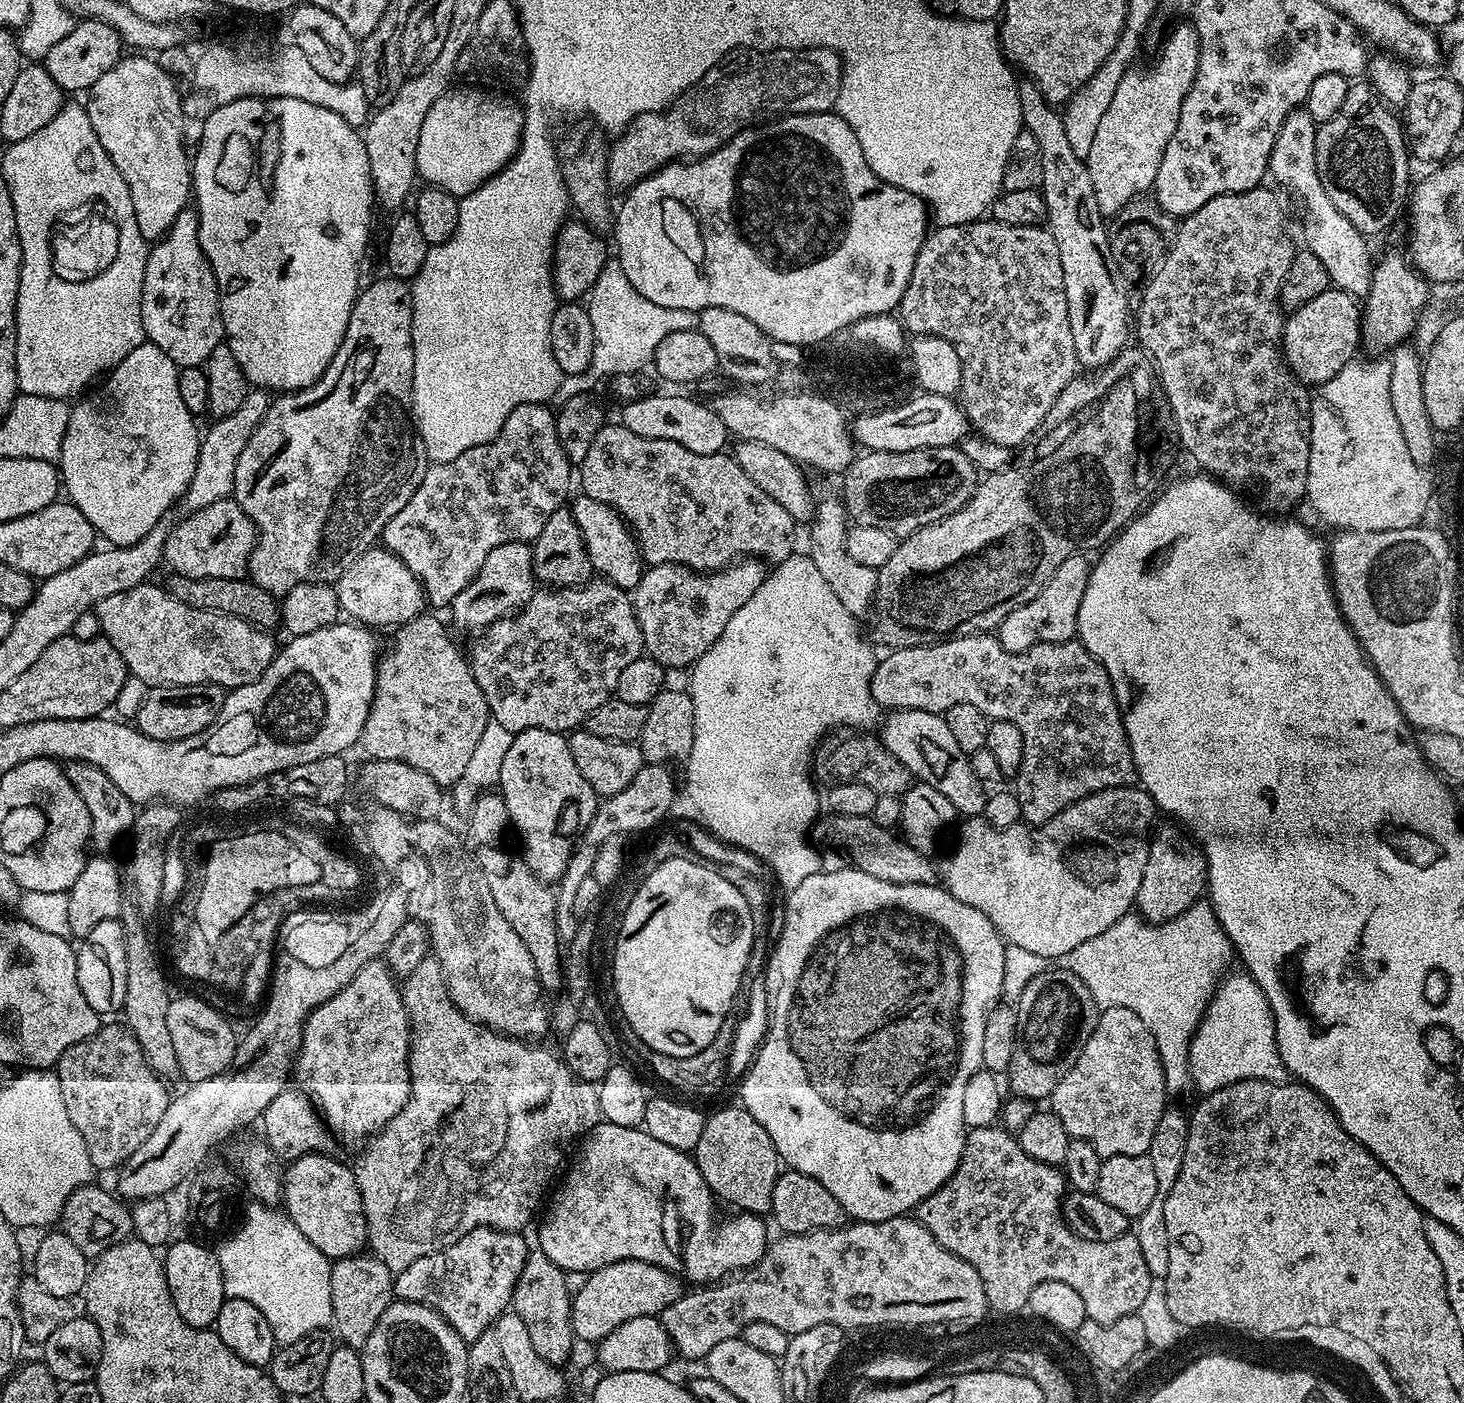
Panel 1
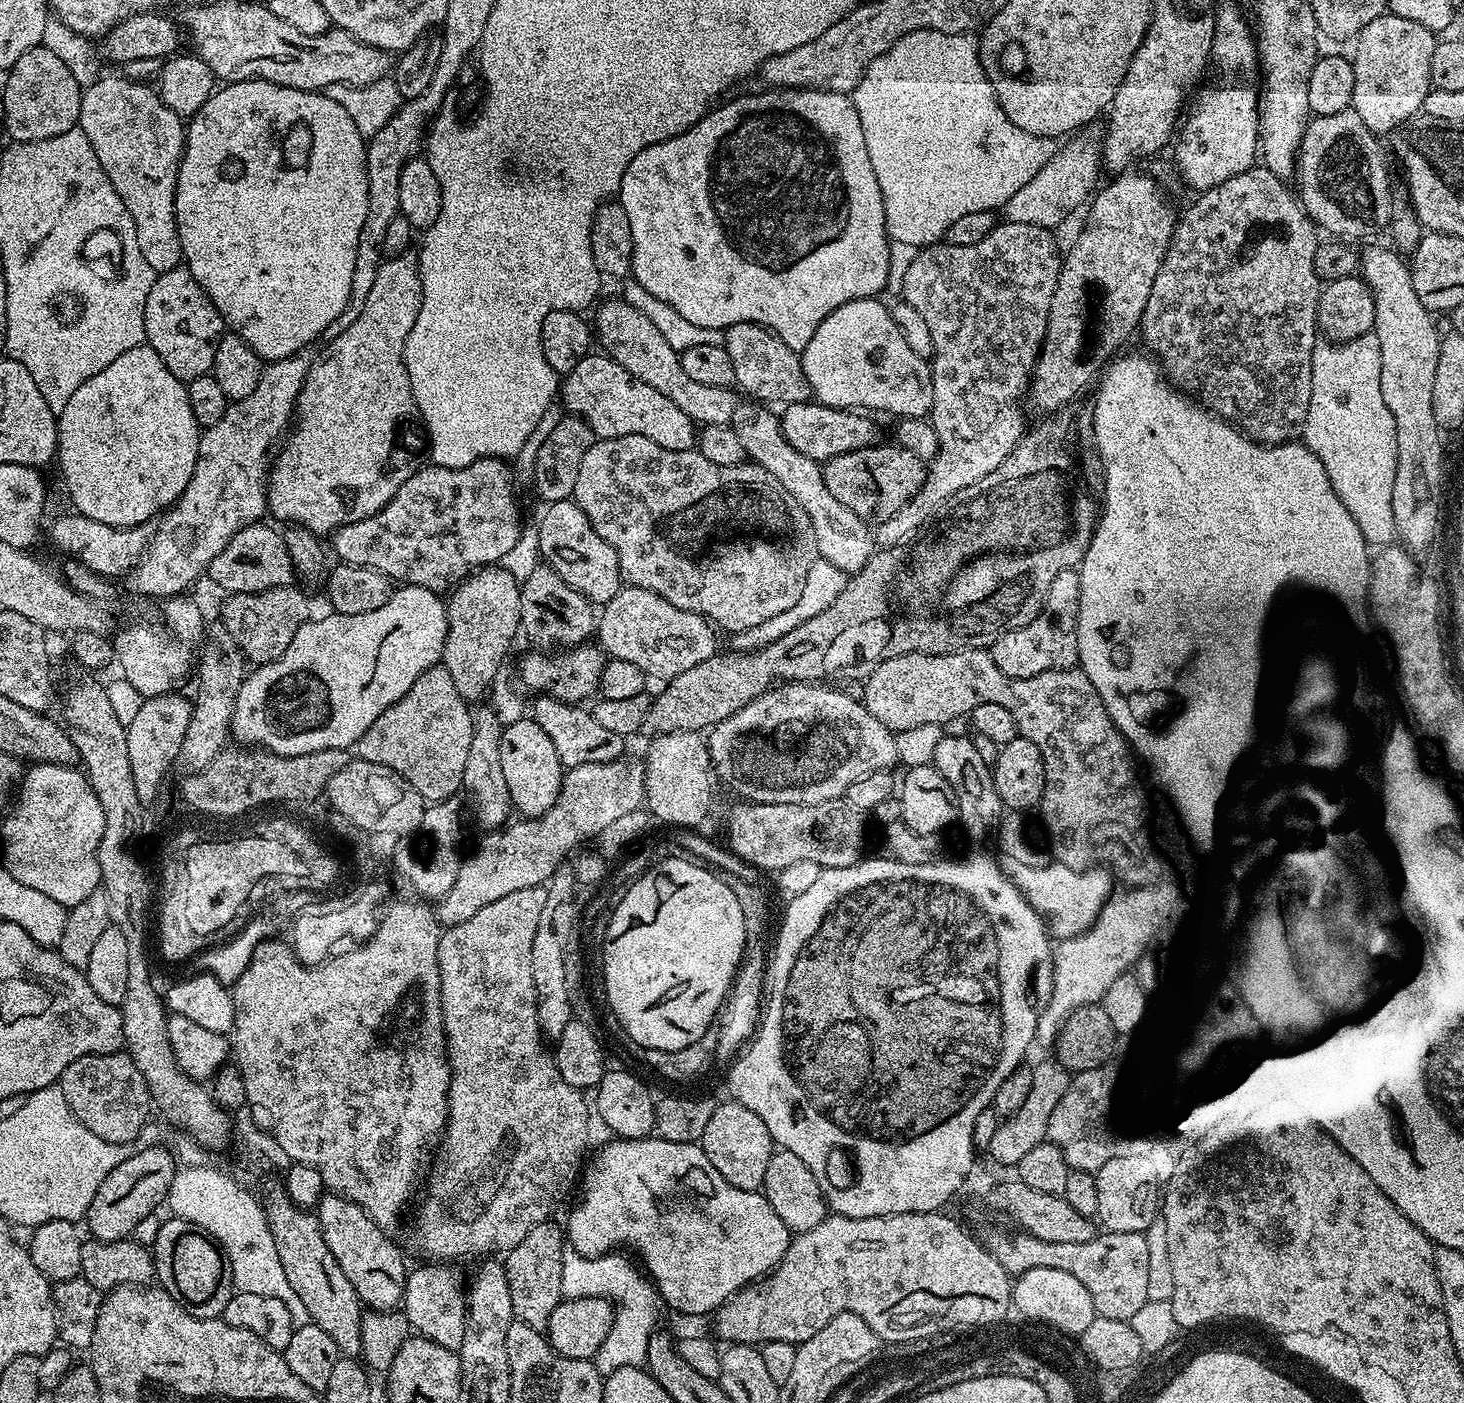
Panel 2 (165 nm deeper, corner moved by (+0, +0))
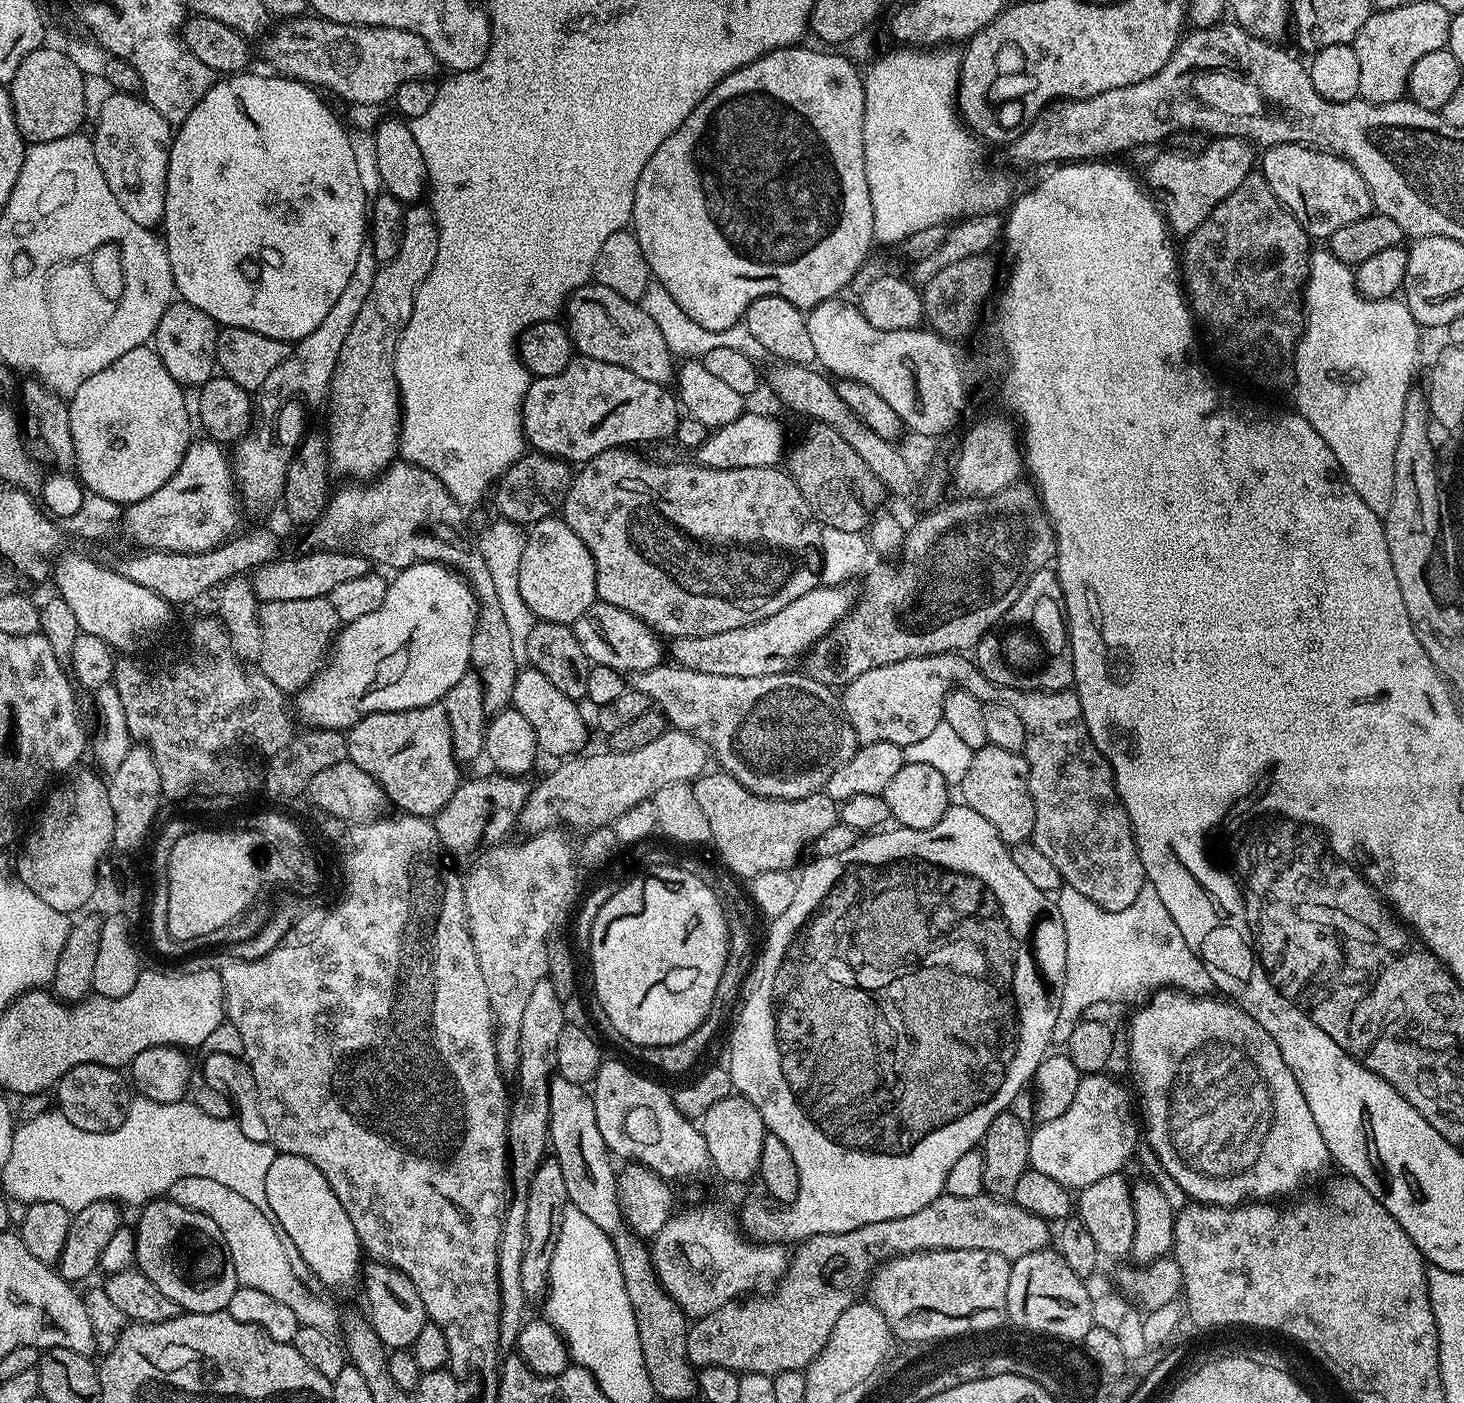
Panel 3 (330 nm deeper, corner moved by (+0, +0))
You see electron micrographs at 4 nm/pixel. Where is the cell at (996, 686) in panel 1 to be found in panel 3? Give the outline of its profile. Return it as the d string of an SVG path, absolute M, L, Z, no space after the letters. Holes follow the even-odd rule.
M943 652L941 656L915 656L914 658L906 658L902 662L890 662L890 666L878 666L874 670L866 670L866 674L858 674L858 678L854 678L848 684L843 685L842 703L850 726L854 726L857 741L866 744L870 742L894 742L898 747L905 748L910 746L911 743L926 738L943 721L946 694L955 687L965 688L967 692L974 694L982 702L1009 704L1014 710L1014 714L1018 714L1018 718L1022 718L1022 727L1026 730L1026 742L1024 743L1022 755L1028 760L1028 785L1030 786L1030 794L1034 798L1034 830L1030 841L1033 846L1038 850L1042 850L1042 854L1046 854L1046 858L1050 858L1050 862L1054 862L1054 866L1058 866L1060 879L1067 887L1078 890L1078 894L1086 894L1086 898L1090 898L1090 902L1094 902L1099 908L1107 912L1126 910L1126 906L1130 906L1130 902L1134 902L1134 898L1138 898L1138 894L1142 894L1146 883L1142 858L1136 849L1136 839L1132 837L1132 823L1126 814L1124 803L1120 800L1120 795L1116 789L1116 779L1112 777L1112 768L1109 766L1107 758L1098 750L1098 746L1094 746L1094 742L1086 730L1086 722L1082 714L1082 702L1077 698L1075 691L1022 692L1018 688L1000 688L994 682L987 680L967 655Z

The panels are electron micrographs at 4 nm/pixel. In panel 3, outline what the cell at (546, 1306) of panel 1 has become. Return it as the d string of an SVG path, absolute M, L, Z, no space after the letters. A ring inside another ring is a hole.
M554 1158L541 1160L526 1198L526 1244L522 1250L522 1294L525 1301L539 1301L547 1293L550 1262L567 1204L566 1182L562 1179L562 1170L558 1170L558 1162Z

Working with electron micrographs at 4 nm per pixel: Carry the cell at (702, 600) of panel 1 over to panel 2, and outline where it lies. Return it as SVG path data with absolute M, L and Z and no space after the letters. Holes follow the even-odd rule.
M631 586L621 587L614 598L599 609L598 619L594 629L595 639L599 647L613 660L631 662L644 672L645 677L652 676L659 682L667 682L678 674L698 666L698 662L706 662L706 658L717 655L716 636L713 625L704 617L694 614L690 610L678 610L678 606L670 606L666 598L654 594L650 590L642 590Z

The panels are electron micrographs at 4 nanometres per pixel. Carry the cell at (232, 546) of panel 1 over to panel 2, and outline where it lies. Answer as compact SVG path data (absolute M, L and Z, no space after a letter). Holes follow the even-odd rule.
M264 523L247 524L245 528L238 530L222 552L210 562L207 579L212 579L224 594L261 592L271 588L286 588L293 583L292 559L286 550L283 535Z

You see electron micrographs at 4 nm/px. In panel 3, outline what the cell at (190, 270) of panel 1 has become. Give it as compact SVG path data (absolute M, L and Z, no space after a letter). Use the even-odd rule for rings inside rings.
M177 299L162 314L162 322L158 322L154 347L162 358L162 366L170 370L170 374L181 386L199 386L217 371L216 363L216 334L218 325L198 306L190 306L182 299Z

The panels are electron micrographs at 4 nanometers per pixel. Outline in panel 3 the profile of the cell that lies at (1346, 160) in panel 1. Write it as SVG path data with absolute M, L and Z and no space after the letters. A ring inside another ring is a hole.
M1273 144L1263 149L1264 157L1259 157L1259 171L1266 178L1270 190L1292 213L1294 219L1309 234L1309 237L1324 236L1331 238L1342 226L1350 226L1350 222L1358 222L1362 218L1373 215L1372 195L1358 170L1343 156L1335 156L1332 152L1322 152L1307 144Z

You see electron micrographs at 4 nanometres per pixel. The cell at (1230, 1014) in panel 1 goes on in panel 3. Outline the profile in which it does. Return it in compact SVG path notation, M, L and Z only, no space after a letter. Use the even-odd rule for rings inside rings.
M1145 883L1142 894L1126 906L1126 910L1107 912L1099 908L1086 894L1078 894L1078 890L1067 886L1061 887L1054 896L1058 906L1058 914L1062 914L1062 926L1066 926L1066 978L1062 986L1062 1002L1058 1010L1058 1022L1054 1022L1052 1044L1067 1045L1074 1026L1079 1024L1084 1011L1094 1002L1106 1002L1109 1006L1116 1006L1119 1000L1143 1001L1161 988L1178 988L1182 992L1193 994L1208 994L1214 985L1210 974L1206 974L1206 966L1186 946L1186 938L1182 938L1182 930L1174 918L1170 918L1170 910L1162 906L1162 898L1158 898L1158 890Z

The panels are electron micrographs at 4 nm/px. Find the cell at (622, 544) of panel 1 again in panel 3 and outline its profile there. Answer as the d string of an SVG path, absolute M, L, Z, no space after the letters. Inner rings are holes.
M559 515L548 516L527 529L525 549L518 564L518 587L537 621L575 624L590 605L597 603L596 571L590 550Z

